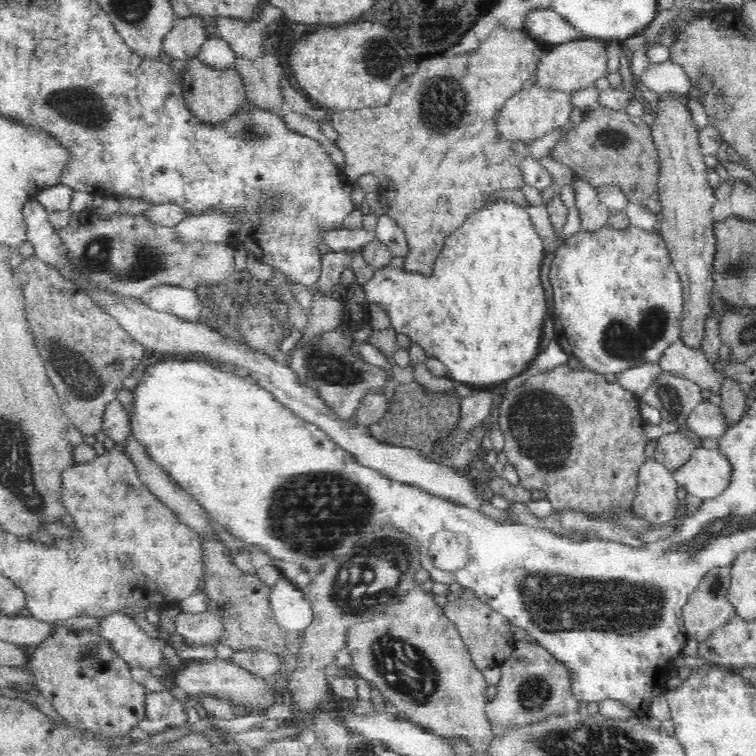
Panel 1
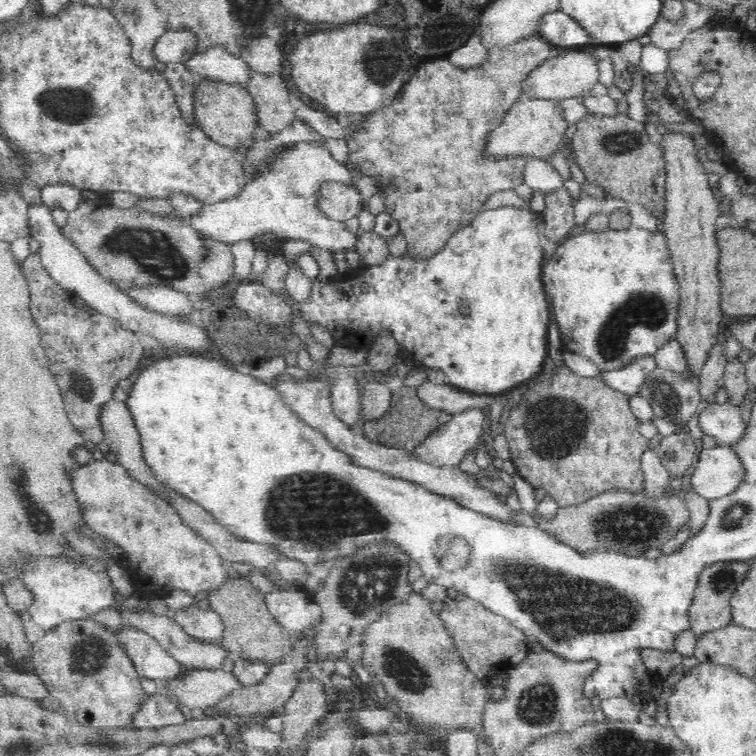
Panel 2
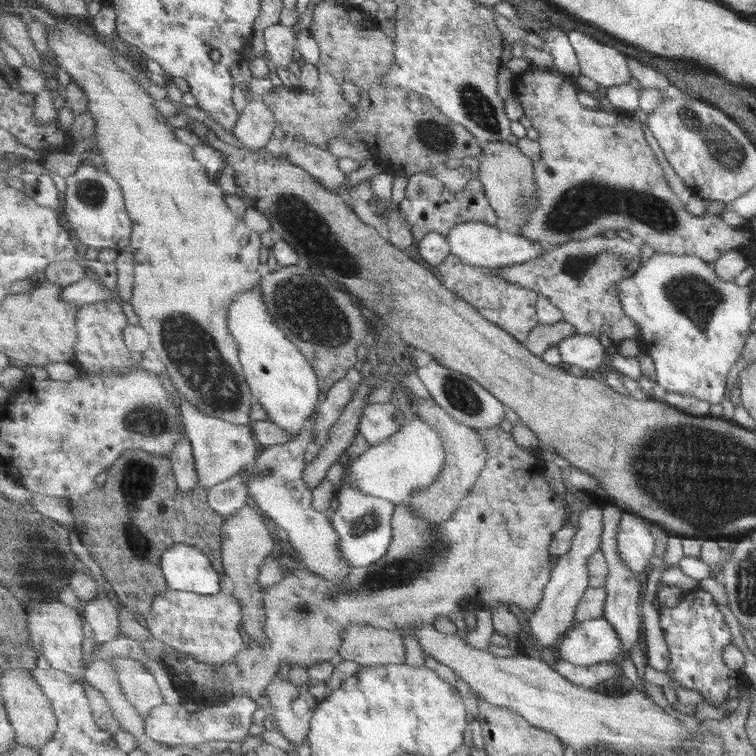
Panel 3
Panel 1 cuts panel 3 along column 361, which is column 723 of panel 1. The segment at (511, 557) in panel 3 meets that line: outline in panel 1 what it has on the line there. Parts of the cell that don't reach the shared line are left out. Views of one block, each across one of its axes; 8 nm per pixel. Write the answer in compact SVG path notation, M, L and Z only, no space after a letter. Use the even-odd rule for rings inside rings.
M730 567L715 568L704 575L698 589L688 598L688 602L682 608L682 619L684 619L684 628L688 638L703 643L709 634L737 615L736 608L727 599L729 584Z

